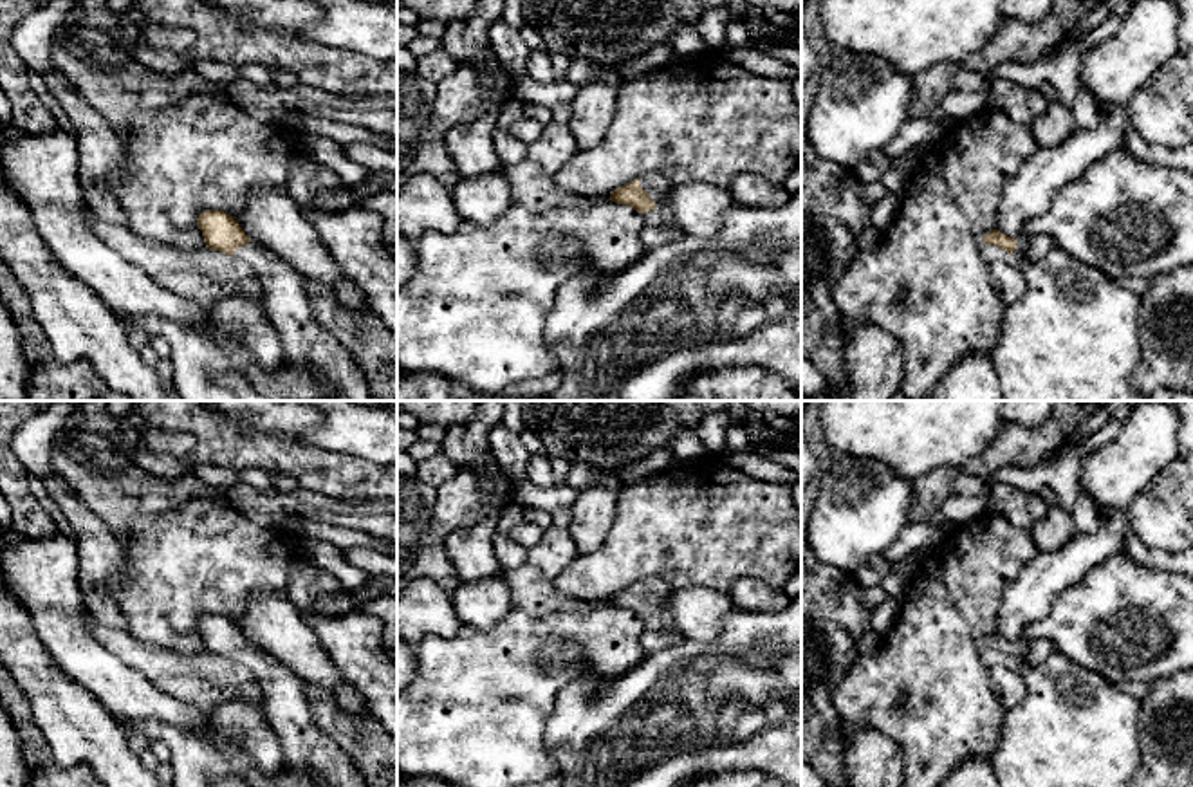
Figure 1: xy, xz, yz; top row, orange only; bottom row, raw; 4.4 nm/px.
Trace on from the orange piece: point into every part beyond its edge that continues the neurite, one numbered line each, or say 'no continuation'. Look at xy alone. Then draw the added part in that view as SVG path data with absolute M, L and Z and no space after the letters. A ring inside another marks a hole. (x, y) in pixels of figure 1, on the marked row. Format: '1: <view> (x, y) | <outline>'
1: xy (307, 345) | M253 240L233 256L256 271L264 309L282 338L285 361L325 381L328 394L323 401L381 401L354 356L318 323L305 278L296 269Z

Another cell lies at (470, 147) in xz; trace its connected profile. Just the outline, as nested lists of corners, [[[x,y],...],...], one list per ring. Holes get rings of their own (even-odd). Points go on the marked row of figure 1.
[[[487,110],[476,121],[453,128],[446,139],[446,150],[462,177],[482,175],[500,168],[493,146],[498,112]]]

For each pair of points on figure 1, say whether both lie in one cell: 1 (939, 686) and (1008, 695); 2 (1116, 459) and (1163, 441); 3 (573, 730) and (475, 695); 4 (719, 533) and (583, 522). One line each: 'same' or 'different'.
1: different
2: same
3: different
4: different

